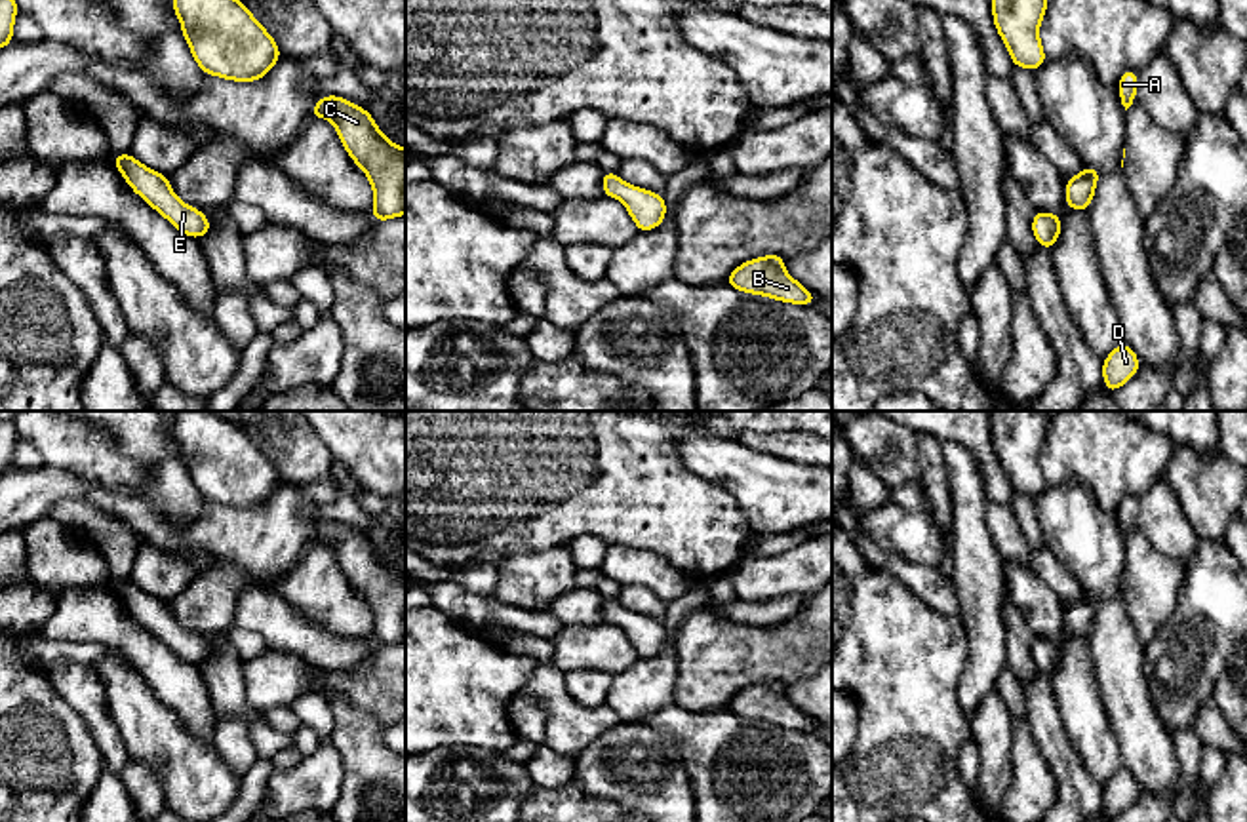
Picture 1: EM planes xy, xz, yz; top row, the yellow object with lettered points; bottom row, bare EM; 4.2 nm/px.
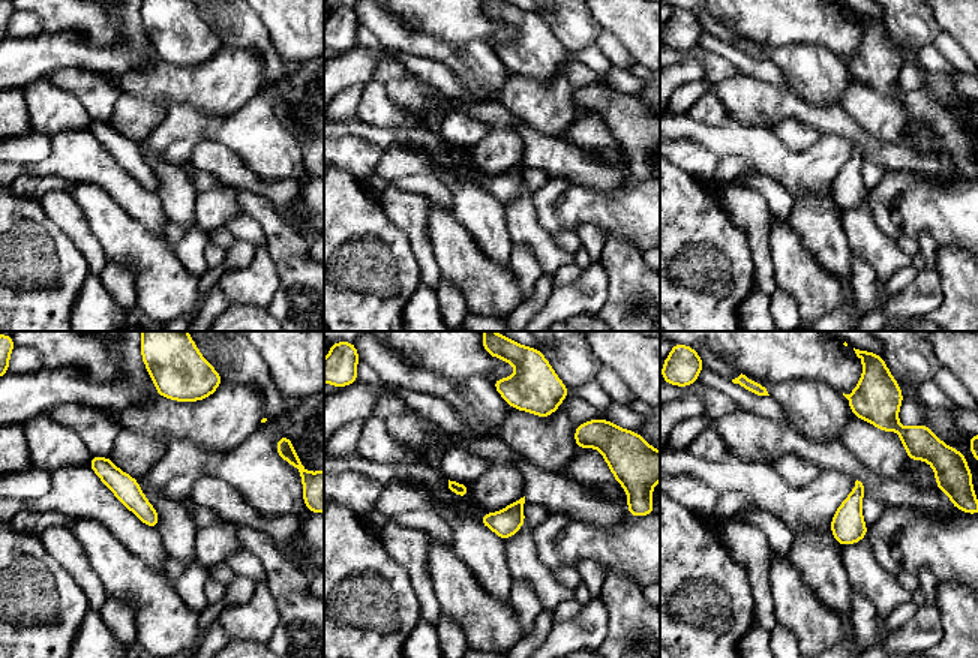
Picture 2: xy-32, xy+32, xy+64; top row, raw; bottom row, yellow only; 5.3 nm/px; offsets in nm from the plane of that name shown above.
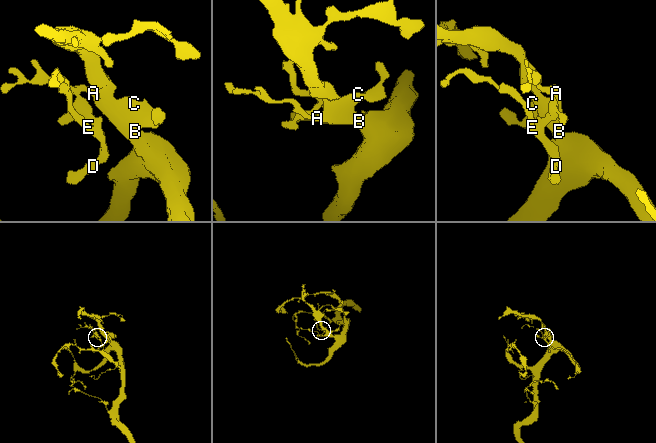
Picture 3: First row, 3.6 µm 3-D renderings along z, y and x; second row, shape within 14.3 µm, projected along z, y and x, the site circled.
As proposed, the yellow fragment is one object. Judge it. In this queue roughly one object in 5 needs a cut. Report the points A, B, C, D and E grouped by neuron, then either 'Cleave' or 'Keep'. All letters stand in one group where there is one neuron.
Groups: A B C D E. Keep

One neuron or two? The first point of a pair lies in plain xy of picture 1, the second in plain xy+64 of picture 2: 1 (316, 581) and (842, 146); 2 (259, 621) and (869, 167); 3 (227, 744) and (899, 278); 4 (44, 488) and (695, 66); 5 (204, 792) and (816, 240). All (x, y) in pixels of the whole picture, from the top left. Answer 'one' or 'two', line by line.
1: one
2: two
3: one
4: one
5: two

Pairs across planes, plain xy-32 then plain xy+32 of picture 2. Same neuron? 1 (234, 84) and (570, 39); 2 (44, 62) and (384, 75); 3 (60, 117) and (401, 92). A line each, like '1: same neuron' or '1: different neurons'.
1: different neurons
2: different neurons
3: different neurons

